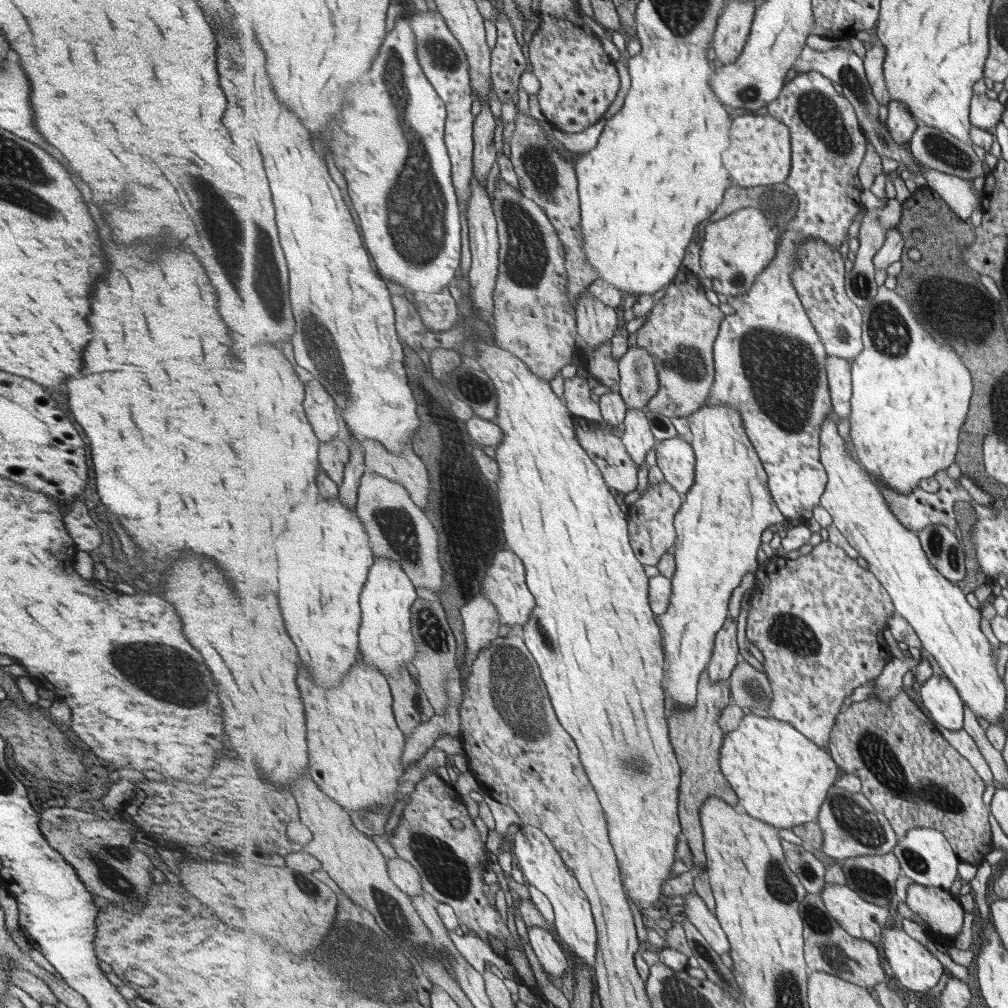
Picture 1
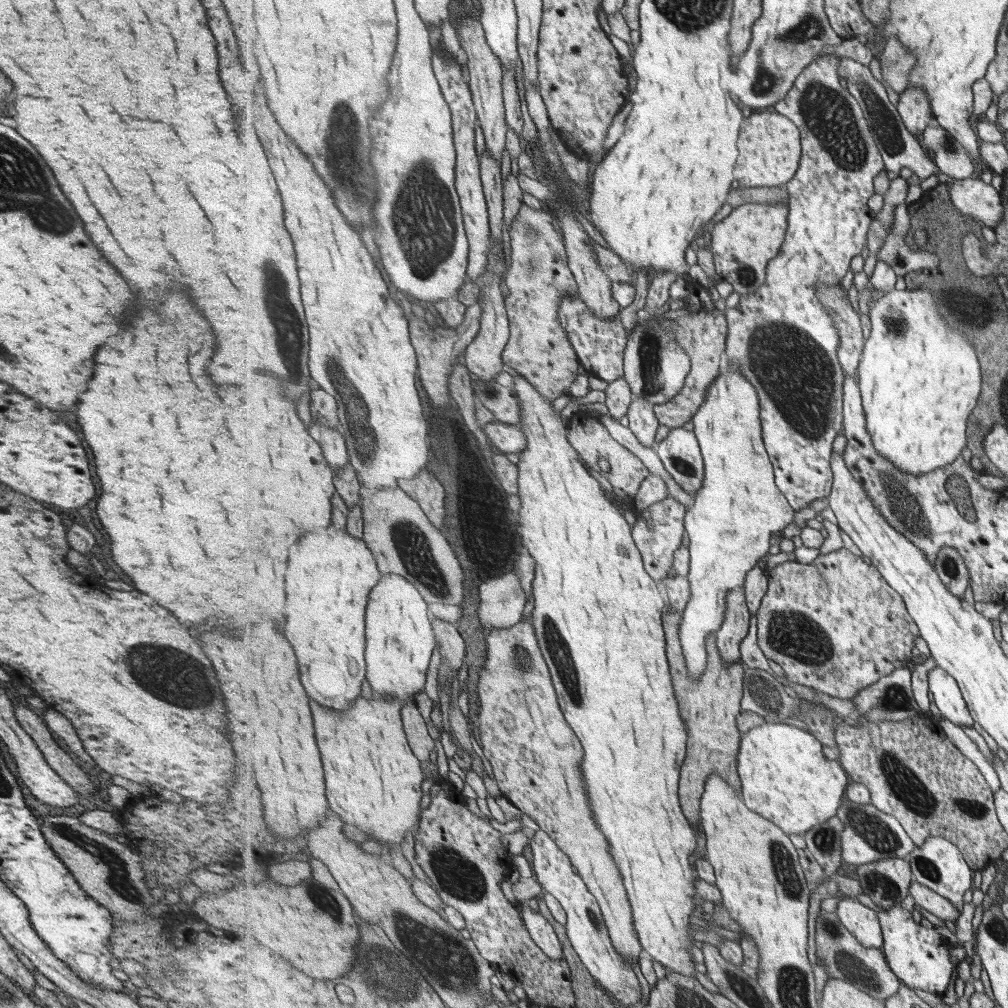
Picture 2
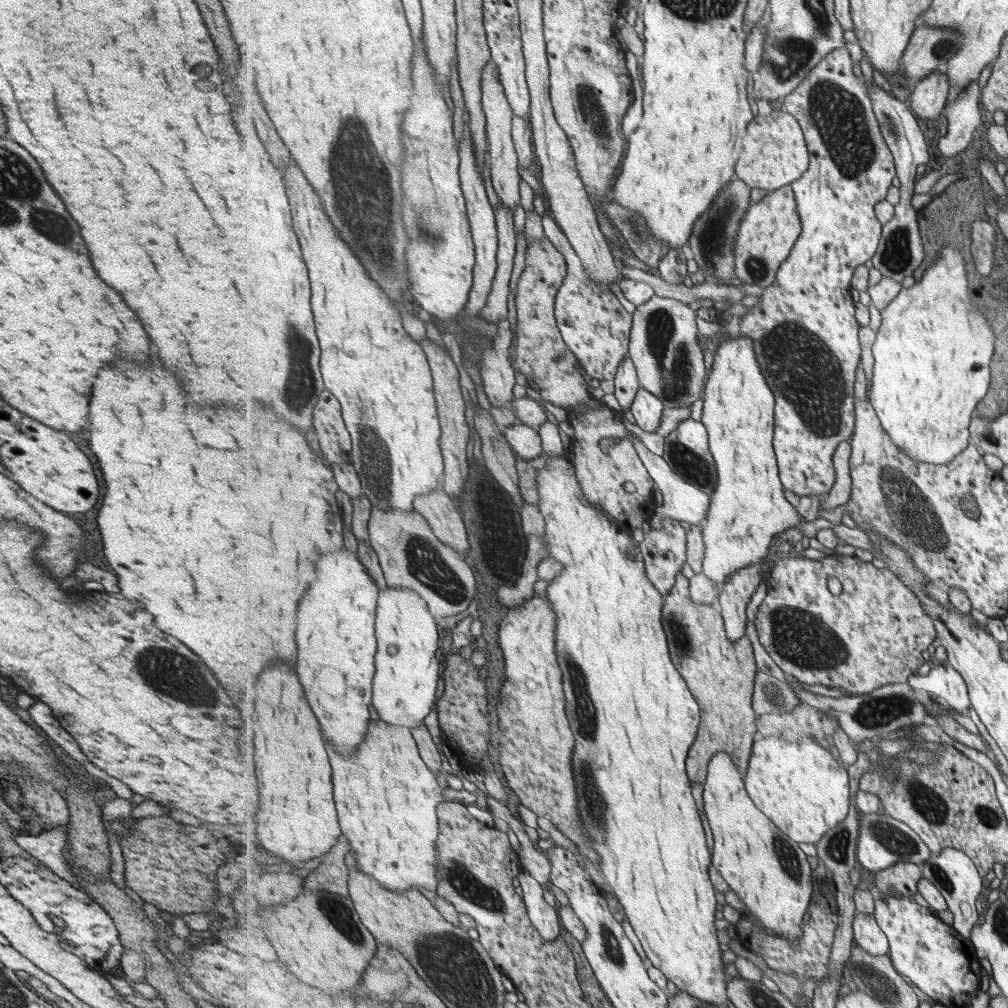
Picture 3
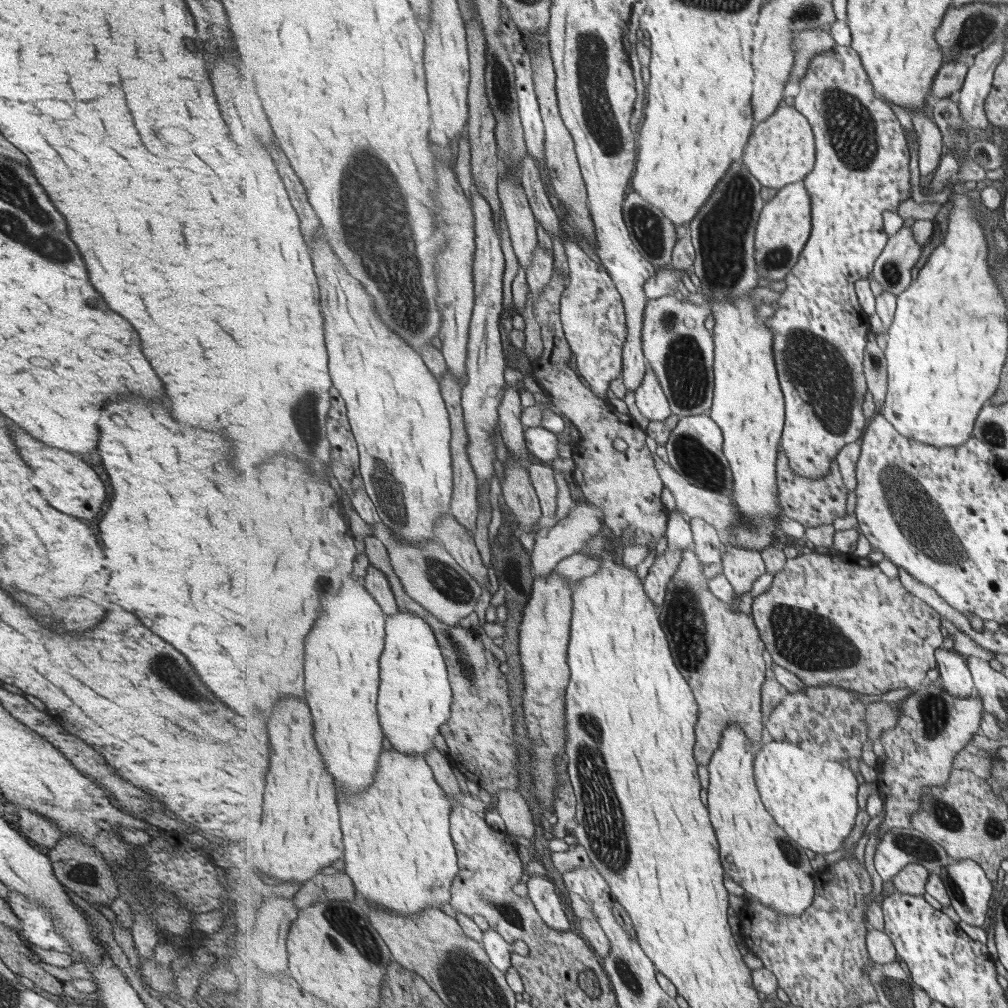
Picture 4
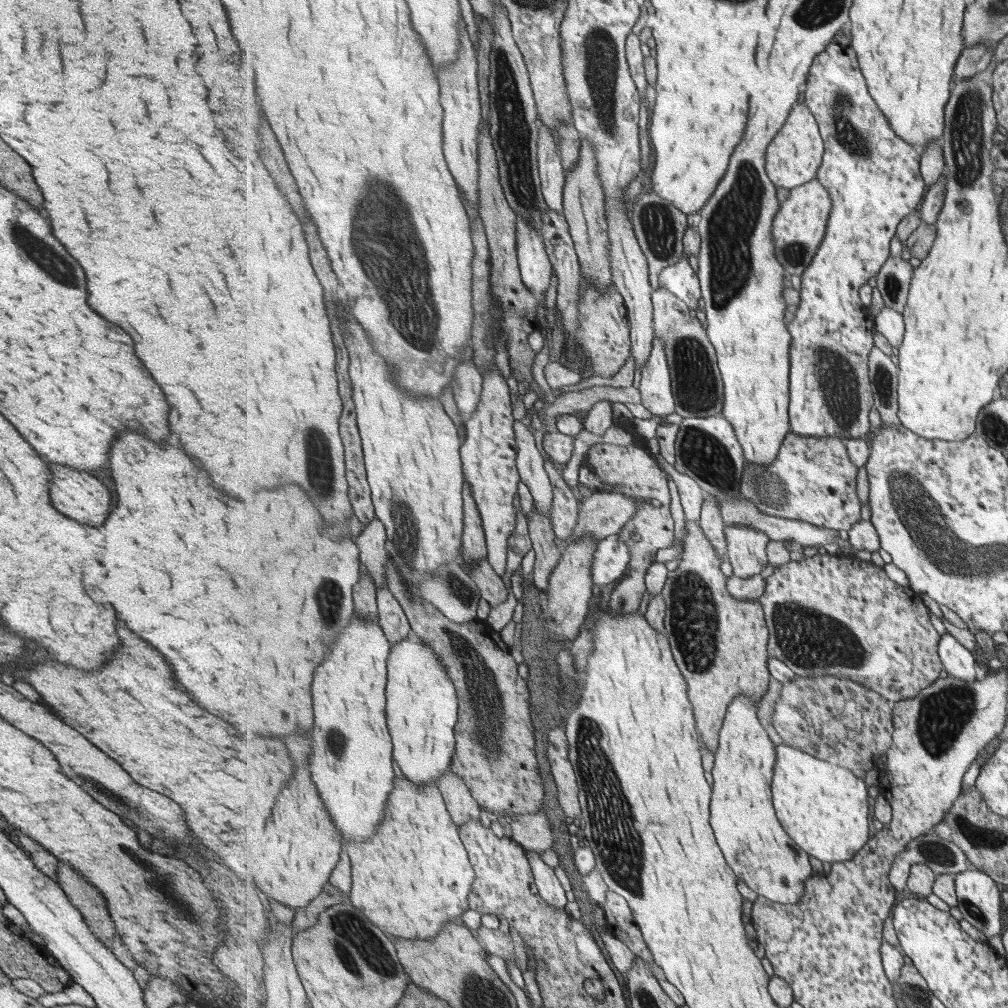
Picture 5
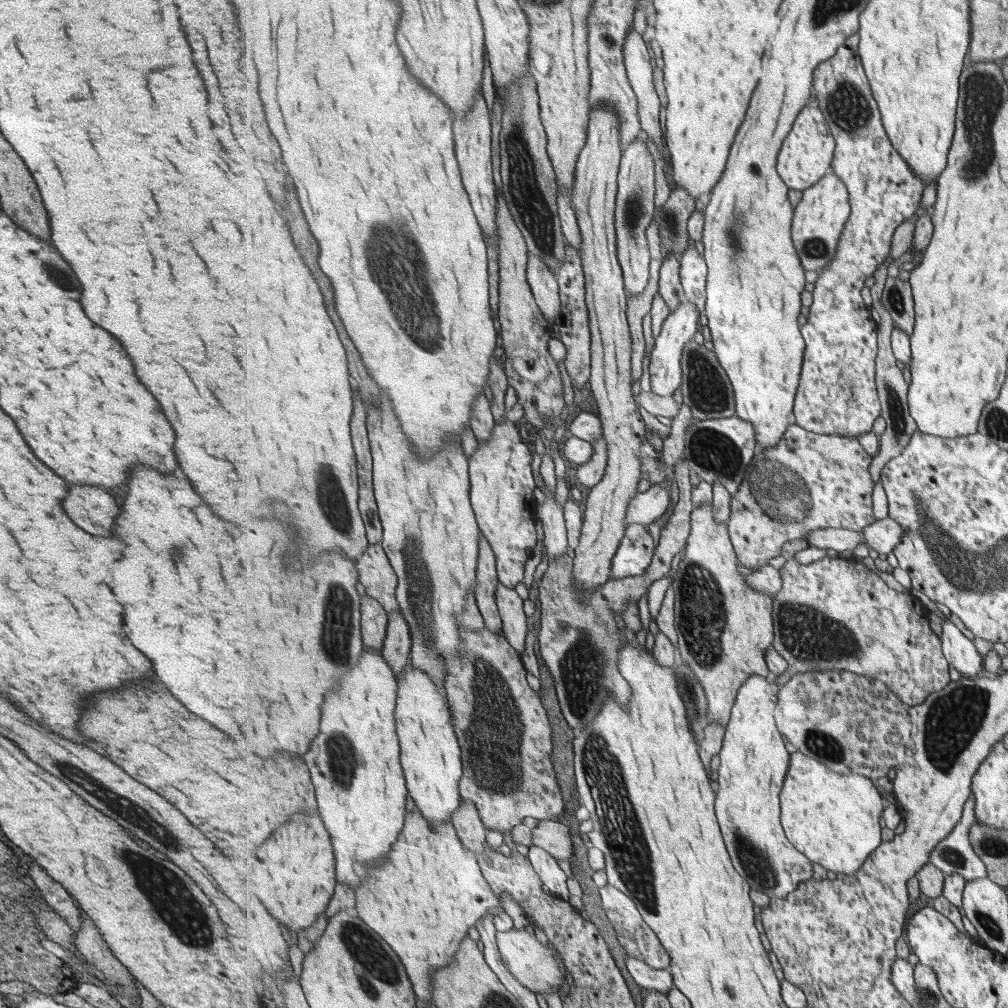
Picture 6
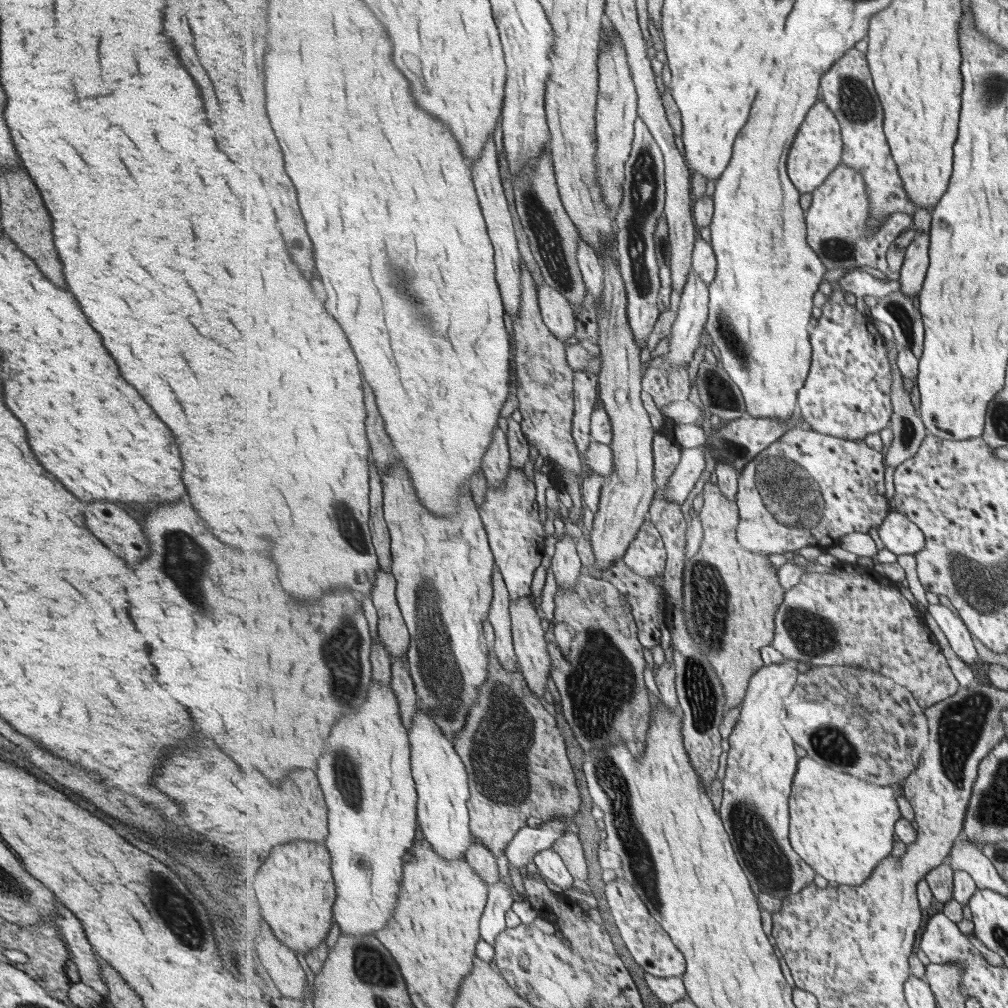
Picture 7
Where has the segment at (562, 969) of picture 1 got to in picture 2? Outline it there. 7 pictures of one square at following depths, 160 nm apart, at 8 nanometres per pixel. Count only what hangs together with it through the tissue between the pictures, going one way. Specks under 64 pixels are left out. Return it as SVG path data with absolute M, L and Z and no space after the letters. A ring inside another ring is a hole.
M532 902L524 903L522 908L522 918L526 928L531 933L534 941L554 960L563 959L563 948L561 942L553 930L553 926L549 924L549 920L541 914L535 912Z

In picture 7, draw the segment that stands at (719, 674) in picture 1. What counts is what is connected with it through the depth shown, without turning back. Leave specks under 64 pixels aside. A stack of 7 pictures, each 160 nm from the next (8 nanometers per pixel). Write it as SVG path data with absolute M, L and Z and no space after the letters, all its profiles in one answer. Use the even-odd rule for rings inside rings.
M795 427L783 435L779 441L758 454L745 468L739 477L739 490L737 493L737 506L741 513L738 526L738 540L753 554L783 554L790 556L805 546L816 546L822 550L830 546L841 546L842 538L851 533L869 533L871 529L879 527L886 520L887 515L892 514L891 506L887 502L887 453L884 450L875 450L869 447L865 439L843 439L820 434L811 428Z

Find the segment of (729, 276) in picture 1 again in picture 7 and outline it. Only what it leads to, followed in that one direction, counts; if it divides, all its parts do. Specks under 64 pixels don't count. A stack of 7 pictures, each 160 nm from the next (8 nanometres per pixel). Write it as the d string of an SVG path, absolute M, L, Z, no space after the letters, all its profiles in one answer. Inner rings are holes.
M841 164L830 177L813 194L810 207L806 211L808 224L808 241L811 248L822 258L822 263L828 269L852 269L856 266L870 266L877 268L884 274L893 274L889 268L888 252L891 245L899 238L903 230L908 229L914 222L914 214L895 213L886 220L884 225L877 227L873 232L868 231L868 220L871 217L871 201L867 192L867 183L862 172Z

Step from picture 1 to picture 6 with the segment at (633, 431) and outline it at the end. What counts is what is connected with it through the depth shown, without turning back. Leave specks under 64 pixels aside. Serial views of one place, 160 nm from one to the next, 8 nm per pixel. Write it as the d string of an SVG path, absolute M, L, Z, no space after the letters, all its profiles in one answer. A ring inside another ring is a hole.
M687 300L685 304L679 305L664 320L650 356L650 389L655 395L659 395L661 398L671 398L680 389L683 381L681 360L684 346L687 346L688 342L695 338L697 330L700 330L699 318L701 318L700 308L694 302Z

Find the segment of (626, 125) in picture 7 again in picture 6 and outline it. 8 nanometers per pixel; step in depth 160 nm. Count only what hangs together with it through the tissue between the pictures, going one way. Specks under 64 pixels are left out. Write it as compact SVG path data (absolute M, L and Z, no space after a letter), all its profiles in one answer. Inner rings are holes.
M599 105L590 114L587 144L577 162L573 208L581 227L581 258L586 274L586 303L590 310L592 360L590 388L602 418L608 444L608 465L603 480L589 490L579 548L575 550L575 588L584 595L612 578L613 561L625 536L627 509L639 494L644 462L641 452L647 426L633 396L633 342L627 320L627 295L624 270L618 259L616 204L618 178L623 159L620 114L611 105Z

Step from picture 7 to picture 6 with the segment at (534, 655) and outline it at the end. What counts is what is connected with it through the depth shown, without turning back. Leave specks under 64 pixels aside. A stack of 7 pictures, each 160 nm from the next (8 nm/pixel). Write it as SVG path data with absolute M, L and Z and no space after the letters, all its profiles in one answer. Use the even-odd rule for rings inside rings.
M500 584L496 597L498 607L504 620L503 635L507 641L518 650L520 654L525 652L525 642L529 634L529 618L525 614L525 602L514 589Z

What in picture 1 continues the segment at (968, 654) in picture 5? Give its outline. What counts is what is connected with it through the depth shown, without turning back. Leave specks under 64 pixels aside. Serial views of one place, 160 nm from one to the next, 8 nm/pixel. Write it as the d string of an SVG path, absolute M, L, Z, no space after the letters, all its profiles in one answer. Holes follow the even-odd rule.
M934 674L921 688L923 704L937 725L949 730L964 728L966 703L947 675Z

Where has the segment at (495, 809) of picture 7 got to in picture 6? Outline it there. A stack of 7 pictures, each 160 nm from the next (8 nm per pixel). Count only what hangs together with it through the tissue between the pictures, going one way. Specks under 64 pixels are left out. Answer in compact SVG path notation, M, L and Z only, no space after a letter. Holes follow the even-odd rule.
M463 628L464 639L461 642L460 654L444 654L446 658L446 665L448 670L448 678L446 678L446 689L448 692L448 702L450 703L450 709L453 710L453 719L455 724L455 730L458 734L460 746L462 747L462 761L464 764L464 773L460 787L462 790L462 798L465 800L472 800L478 808L481 820L488 830L497 830L501 832L512 832L514 826L519 826L525 821L527 816L537 818L541 821L554 819L557 816L561 817L565 812L565 798L563 798L563 790L559 786L559 778L557 778L557 772L553 768L553 730L551 730L551 722L549 722L549 716L547 716L547 710L545 706L541 704L541 696L539 692L536 692L529 686L527 682L527 670L523 666L523 660L517 649L515 649L507 641L503 634L495 634L494 631L484 628L483 630L477 630L476 632L468 633Z

